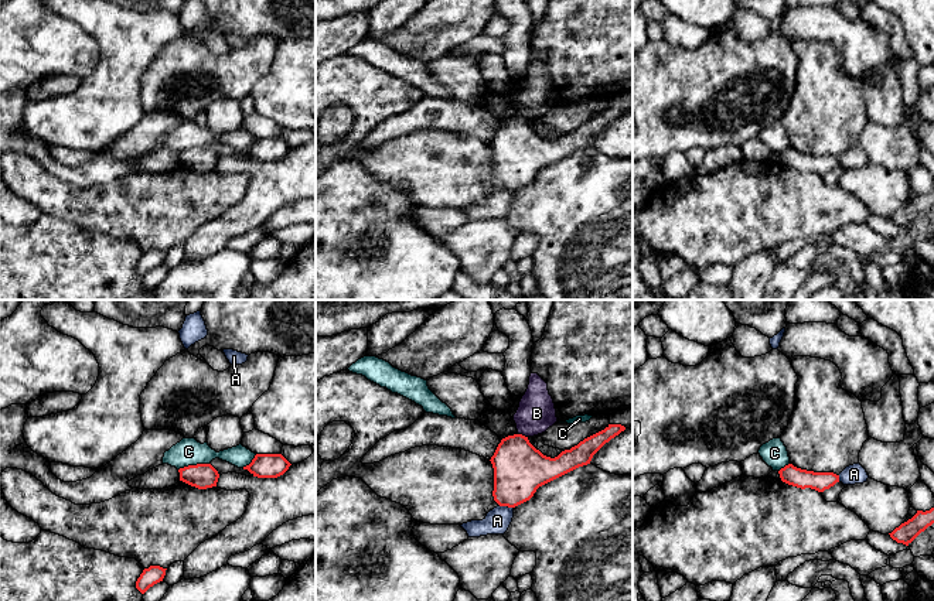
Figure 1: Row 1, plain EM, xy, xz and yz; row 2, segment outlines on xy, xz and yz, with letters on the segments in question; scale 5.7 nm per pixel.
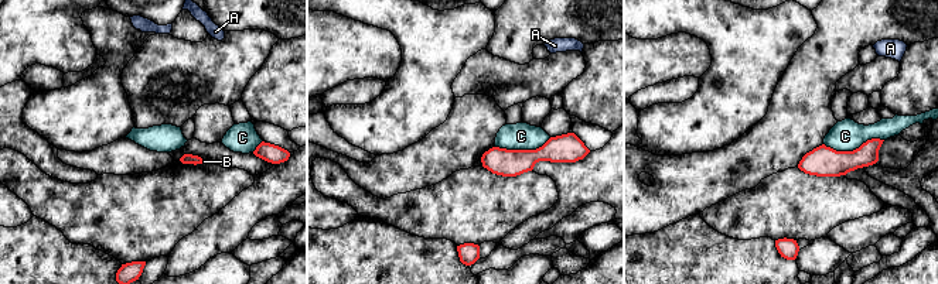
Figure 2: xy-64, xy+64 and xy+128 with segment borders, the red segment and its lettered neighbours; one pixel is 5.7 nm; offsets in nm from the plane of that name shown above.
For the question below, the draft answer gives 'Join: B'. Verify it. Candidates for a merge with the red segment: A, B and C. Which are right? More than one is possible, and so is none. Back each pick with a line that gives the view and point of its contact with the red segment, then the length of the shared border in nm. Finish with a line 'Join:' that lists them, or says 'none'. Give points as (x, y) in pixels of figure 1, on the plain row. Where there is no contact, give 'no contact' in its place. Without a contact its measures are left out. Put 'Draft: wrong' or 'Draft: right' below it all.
Join: none
Draft: wrong

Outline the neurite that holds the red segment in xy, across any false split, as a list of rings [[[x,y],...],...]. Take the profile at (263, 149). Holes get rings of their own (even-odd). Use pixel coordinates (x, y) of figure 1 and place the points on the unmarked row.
[[[256,137],[248,153],[258,161],[277,161],[283,158],[292,147],[282,137]]]

